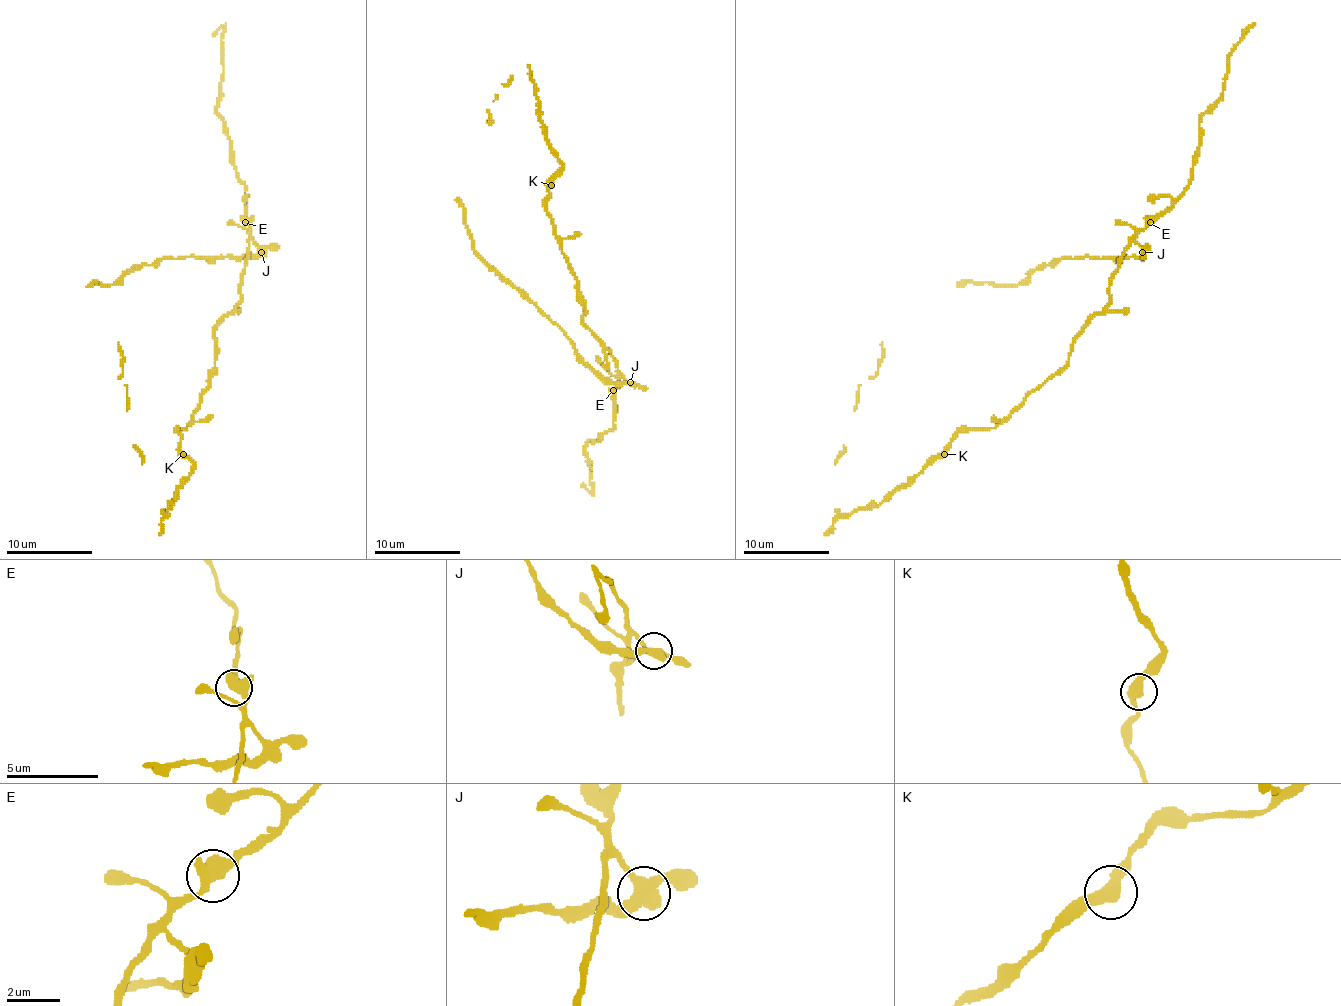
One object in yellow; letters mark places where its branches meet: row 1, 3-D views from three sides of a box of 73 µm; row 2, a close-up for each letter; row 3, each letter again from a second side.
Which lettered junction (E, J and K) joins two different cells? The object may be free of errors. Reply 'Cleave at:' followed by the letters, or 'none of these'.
Cleave at: J

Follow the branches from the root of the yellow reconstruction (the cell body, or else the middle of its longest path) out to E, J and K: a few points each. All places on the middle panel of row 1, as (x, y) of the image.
E: (577, 290), (577, 298), (583, 305), (583, 324), (609, 350), (617, 365), (617, 386), (613, 390)
J: (577, 290), (577, 298), (583, 305), (583, 324), (609, 350), (617, 371), (630, 382)
K: (577, 290), (577, 277), (562, 251), (562, 243), (553, 234), (553, 219), (547, 210), (551, 185)

